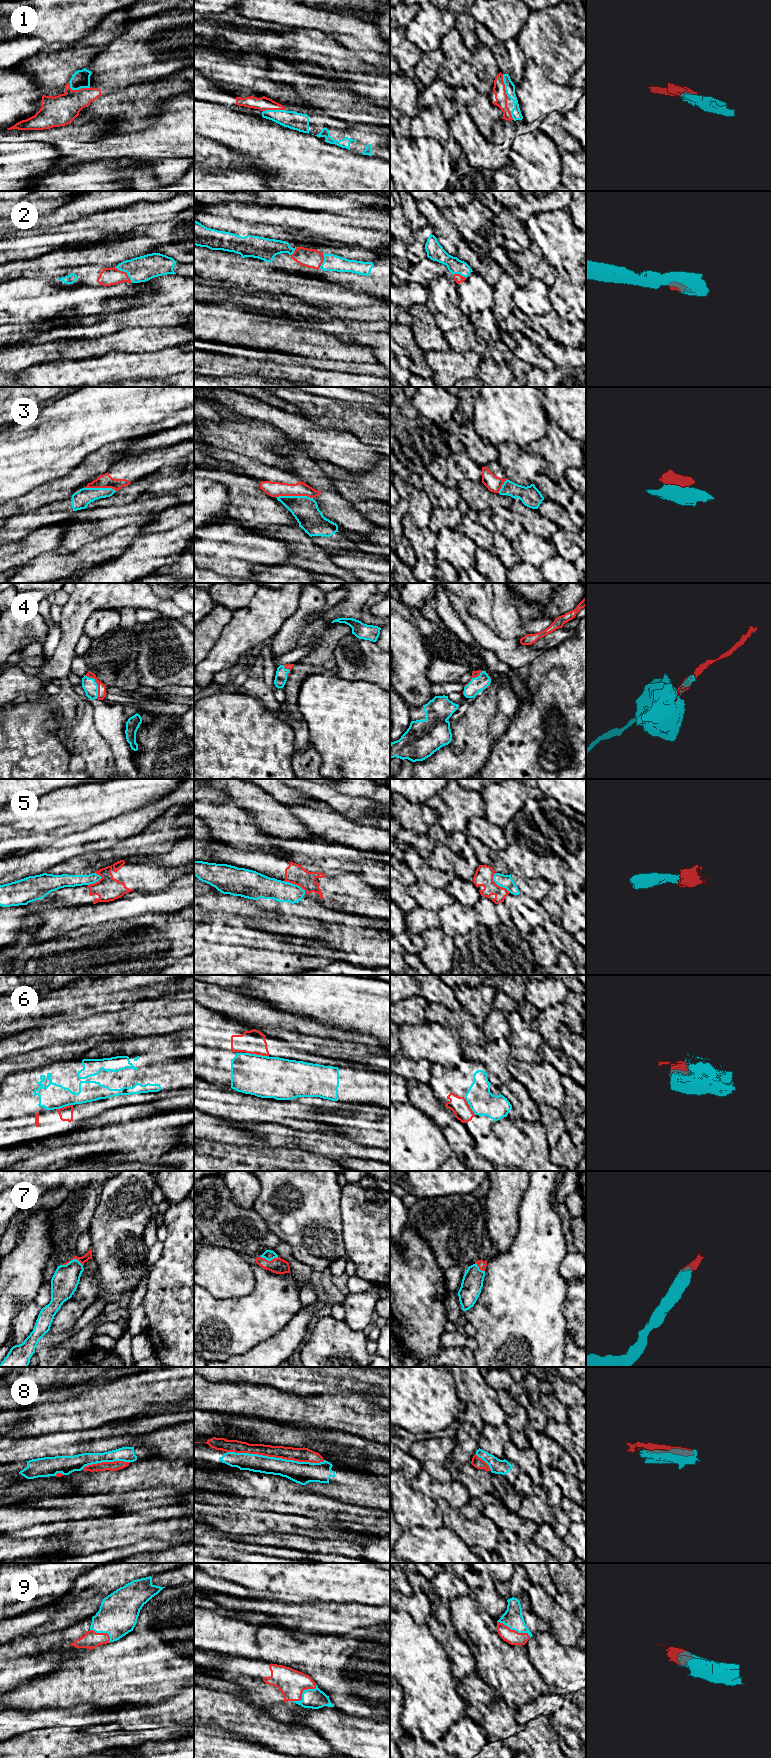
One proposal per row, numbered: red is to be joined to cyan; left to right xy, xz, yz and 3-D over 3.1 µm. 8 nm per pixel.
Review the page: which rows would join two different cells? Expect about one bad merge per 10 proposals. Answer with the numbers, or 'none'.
3, 5

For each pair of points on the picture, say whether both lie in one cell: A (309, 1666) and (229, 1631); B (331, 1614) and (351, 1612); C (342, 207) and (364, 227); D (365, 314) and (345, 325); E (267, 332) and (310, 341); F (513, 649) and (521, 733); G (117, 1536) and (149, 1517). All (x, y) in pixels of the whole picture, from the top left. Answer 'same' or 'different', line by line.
A: same
B: same
C: different
D: different
E: same
F: different
G: same

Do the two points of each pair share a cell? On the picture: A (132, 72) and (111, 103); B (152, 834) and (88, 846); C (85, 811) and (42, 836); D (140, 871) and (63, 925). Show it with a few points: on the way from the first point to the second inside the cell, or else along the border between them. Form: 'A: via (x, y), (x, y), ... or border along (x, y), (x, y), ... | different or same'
A: border along (108, 93), (102, 95) | different
B: border along (138, 833), (120, 838), (110, 848), (95, 852) | different
C: via (74, 811), (65, 811), (51, 825) | same
D: border along (108, 901), (98, 901), (77, 907) | different

